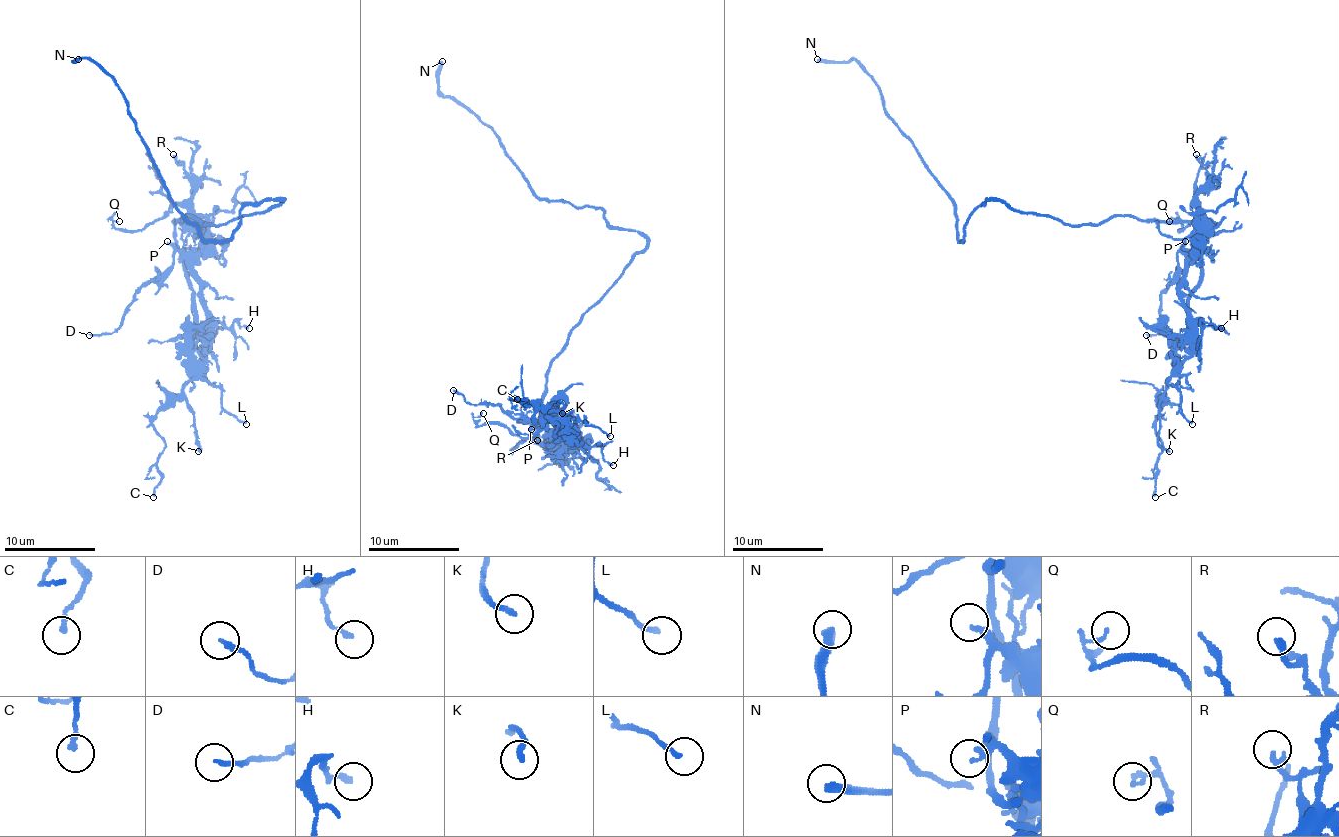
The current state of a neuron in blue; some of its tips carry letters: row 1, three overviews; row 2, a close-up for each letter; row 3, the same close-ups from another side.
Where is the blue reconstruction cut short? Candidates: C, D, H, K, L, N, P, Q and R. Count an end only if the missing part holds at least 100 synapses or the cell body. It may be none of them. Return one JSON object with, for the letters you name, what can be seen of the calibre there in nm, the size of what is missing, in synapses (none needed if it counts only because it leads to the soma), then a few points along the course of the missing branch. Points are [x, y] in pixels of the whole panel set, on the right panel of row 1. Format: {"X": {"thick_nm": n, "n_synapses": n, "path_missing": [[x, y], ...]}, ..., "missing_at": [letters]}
{"N": {"thick_nm": 360, "path_missing": [[817, 59], [820, 61], [811, 68], [797, 68], [767, 31]]}, "missing_at": ["N"]}

